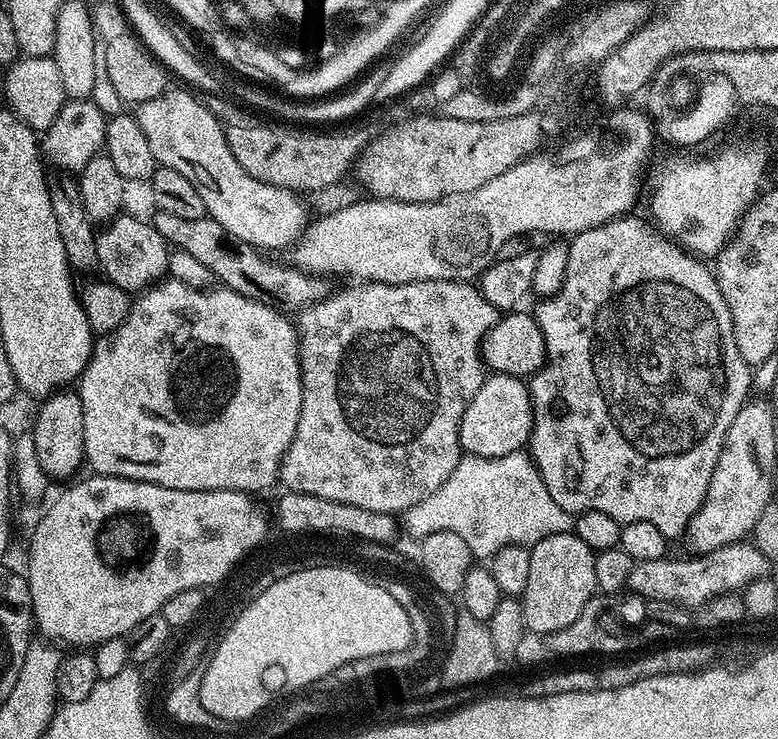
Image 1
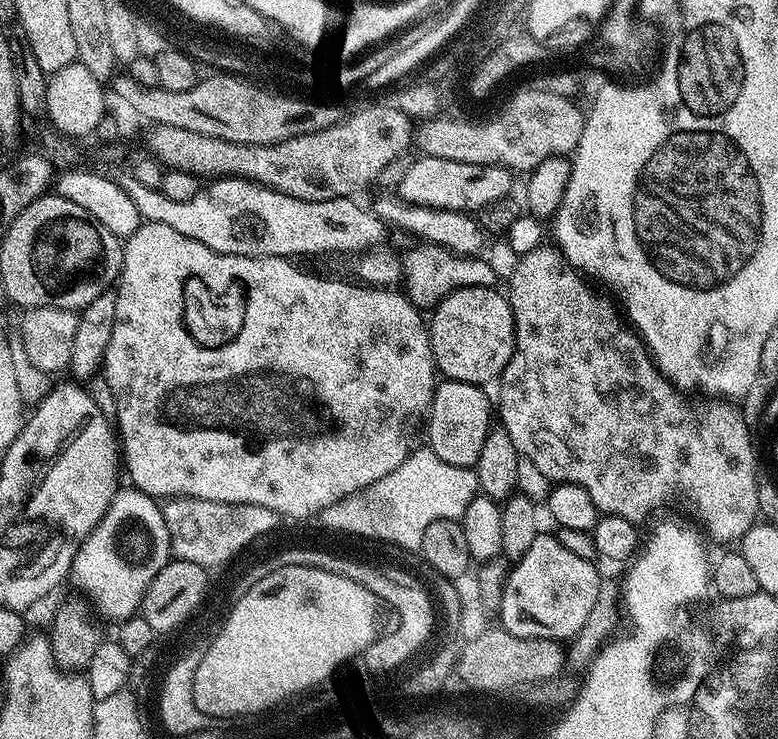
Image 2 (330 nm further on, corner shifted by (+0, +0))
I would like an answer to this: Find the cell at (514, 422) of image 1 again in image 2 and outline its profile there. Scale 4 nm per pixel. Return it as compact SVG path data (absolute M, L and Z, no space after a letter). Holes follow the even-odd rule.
M441 379L432 395L432 407L428 415L428 446L447 465L458 466L462 470L475 467L482 444L490 429L490 404L481 385Z

